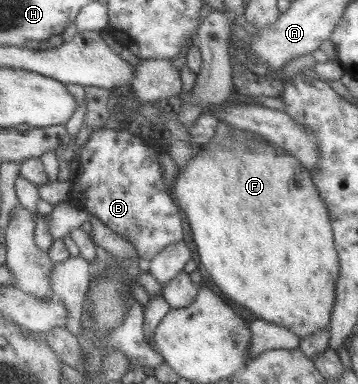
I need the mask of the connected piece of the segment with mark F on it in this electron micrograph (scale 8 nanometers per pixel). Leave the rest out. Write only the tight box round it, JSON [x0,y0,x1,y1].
[173,122,339,340]

